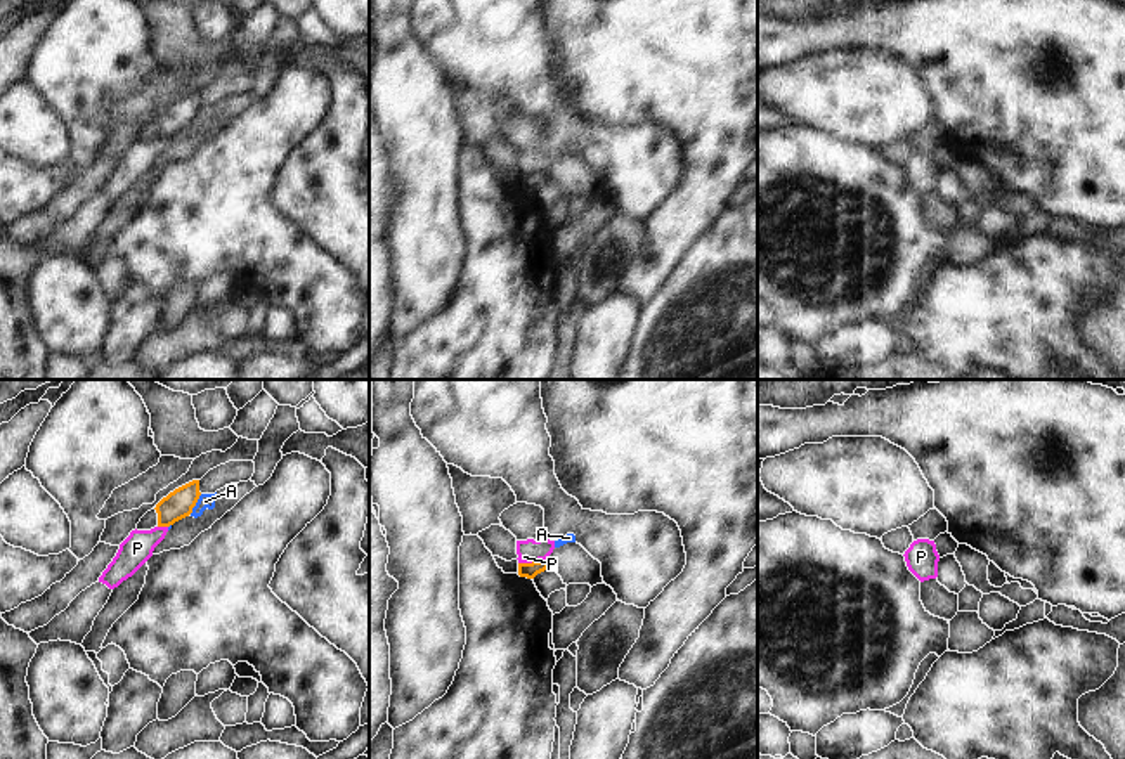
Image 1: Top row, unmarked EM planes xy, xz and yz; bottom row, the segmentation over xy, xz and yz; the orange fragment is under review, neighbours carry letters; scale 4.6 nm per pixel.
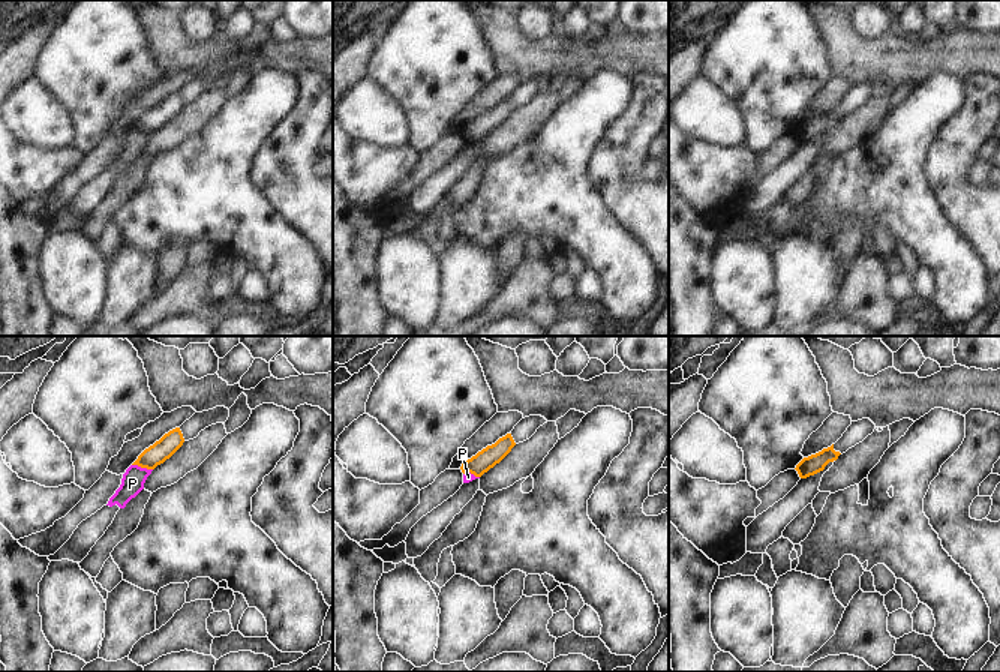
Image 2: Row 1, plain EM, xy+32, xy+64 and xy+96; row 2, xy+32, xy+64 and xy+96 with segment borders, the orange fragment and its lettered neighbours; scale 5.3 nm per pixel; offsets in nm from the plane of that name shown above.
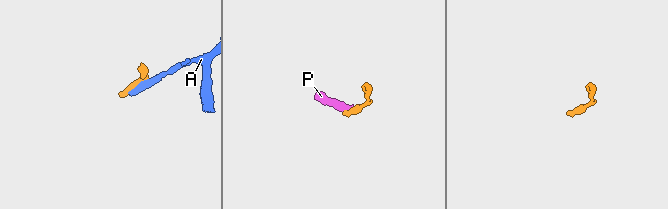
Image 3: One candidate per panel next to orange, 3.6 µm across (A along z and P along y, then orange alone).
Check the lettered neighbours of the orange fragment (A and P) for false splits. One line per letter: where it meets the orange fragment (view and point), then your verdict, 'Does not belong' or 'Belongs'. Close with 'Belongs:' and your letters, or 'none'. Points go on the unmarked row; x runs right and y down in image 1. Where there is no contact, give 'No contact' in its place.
A: Touches orange at xy (195, 116). Does not belong
P: Touches orange at xz (533, 174). Does not belong
Belongs: none.

